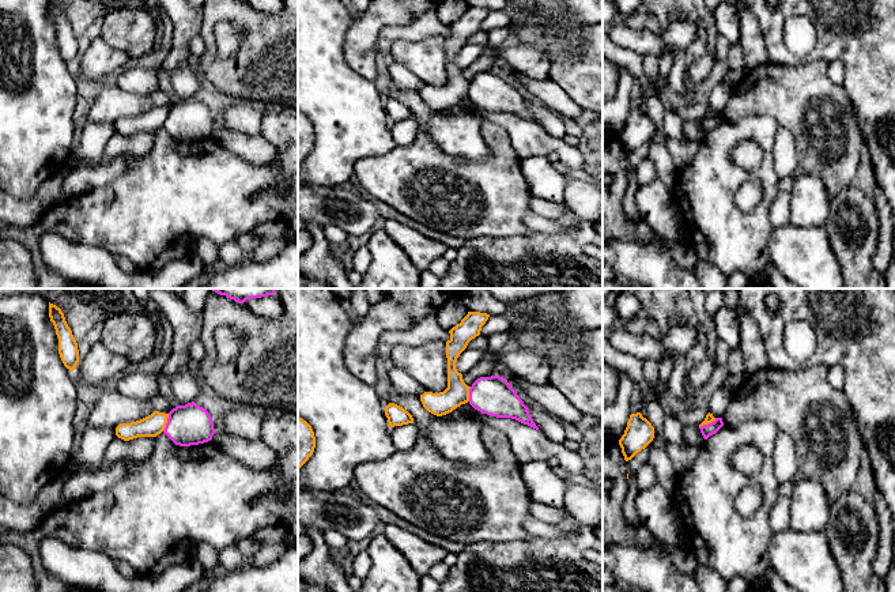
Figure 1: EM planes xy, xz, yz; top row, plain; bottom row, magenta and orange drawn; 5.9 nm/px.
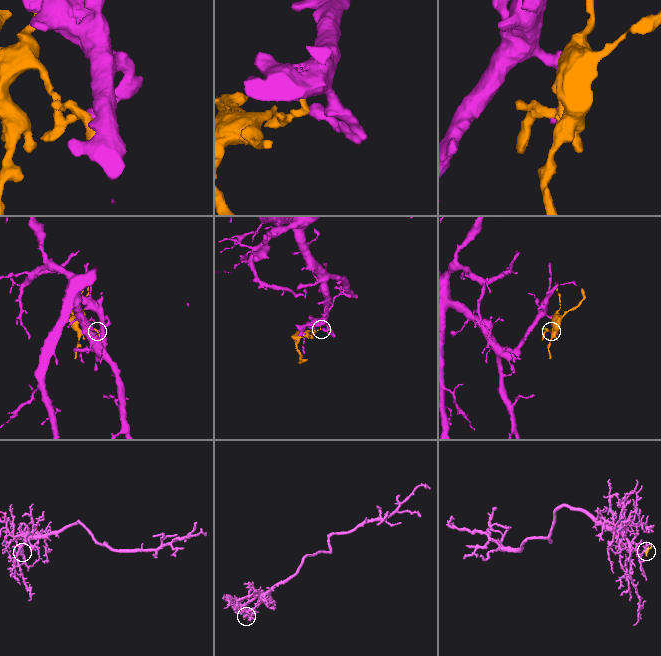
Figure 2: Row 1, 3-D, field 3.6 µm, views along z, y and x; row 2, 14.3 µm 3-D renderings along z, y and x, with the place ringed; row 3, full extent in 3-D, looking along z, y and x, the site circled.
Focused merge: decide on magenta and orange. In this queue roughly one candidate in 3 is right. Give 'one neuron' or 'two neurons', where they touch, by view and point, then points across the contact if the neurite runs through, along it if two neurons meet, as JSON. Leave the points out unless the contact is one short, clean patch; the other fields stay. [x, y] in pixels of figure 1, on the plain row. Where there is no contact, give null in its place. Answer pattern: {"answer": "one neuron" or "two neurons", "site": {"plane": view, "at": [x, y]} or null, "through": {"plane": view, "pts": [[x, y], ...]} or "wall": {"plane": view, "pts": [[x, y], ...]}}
{"answer": "two neurons", "site": {"plane": "xy", "at": [167, 117]}, "wall": {"plane": "xy", "pts": [[169, 109], [166, 121], [162, 125]]}}

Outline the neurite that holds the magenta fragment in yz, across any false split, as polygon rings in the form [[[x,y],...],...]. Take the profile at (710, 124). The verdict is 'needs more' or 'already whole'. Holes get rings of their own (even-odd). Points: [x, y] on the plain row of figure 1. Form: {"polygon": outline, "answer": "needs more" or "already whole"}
{"polygon": [[[715,113],[714,117],[703,120],[699,124],[703,133],[707,135],[710,131],[715,129],[722,121],[724,121],[722,113]]], "answer": "already whole"}

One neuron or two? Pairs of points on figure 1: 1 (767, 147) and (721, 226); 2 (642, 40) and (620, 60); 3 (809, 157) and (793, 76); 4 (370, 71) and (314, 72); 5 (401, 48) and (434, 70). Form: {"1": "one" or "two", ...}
{"1": "one", "2": "two", "3": "one", "4": "two", "5": "one"}

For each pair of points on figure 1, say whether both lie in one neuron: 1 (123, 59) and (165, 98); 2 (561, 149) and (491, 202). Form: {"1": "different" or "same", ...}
{"1": "different", "2": "different"}

